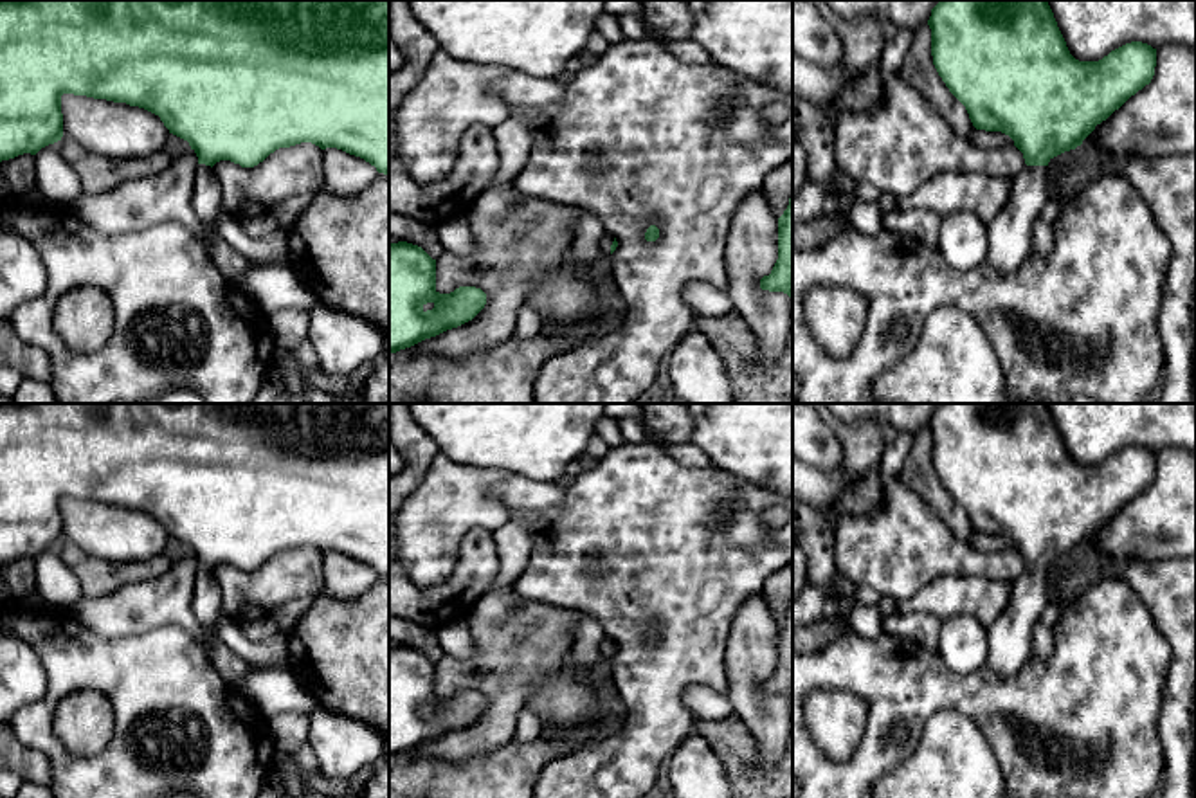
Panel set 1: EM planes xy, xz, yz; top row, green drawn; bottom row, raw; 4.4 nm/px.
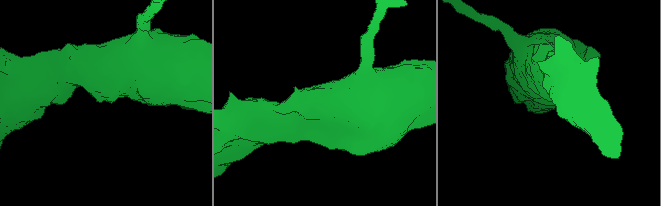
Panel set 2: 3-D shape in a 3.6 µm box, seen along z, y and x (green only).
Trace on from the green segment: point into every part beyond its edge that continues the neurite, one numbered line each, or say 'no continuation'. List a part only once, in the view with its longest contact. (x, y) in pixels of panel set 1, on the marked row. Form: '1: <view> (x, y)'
1: yz (1009, 236)

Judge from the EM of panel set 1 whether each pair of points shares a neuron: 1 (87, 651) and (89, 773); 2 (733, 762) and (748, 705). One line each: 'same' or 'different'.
1: same
2: different

